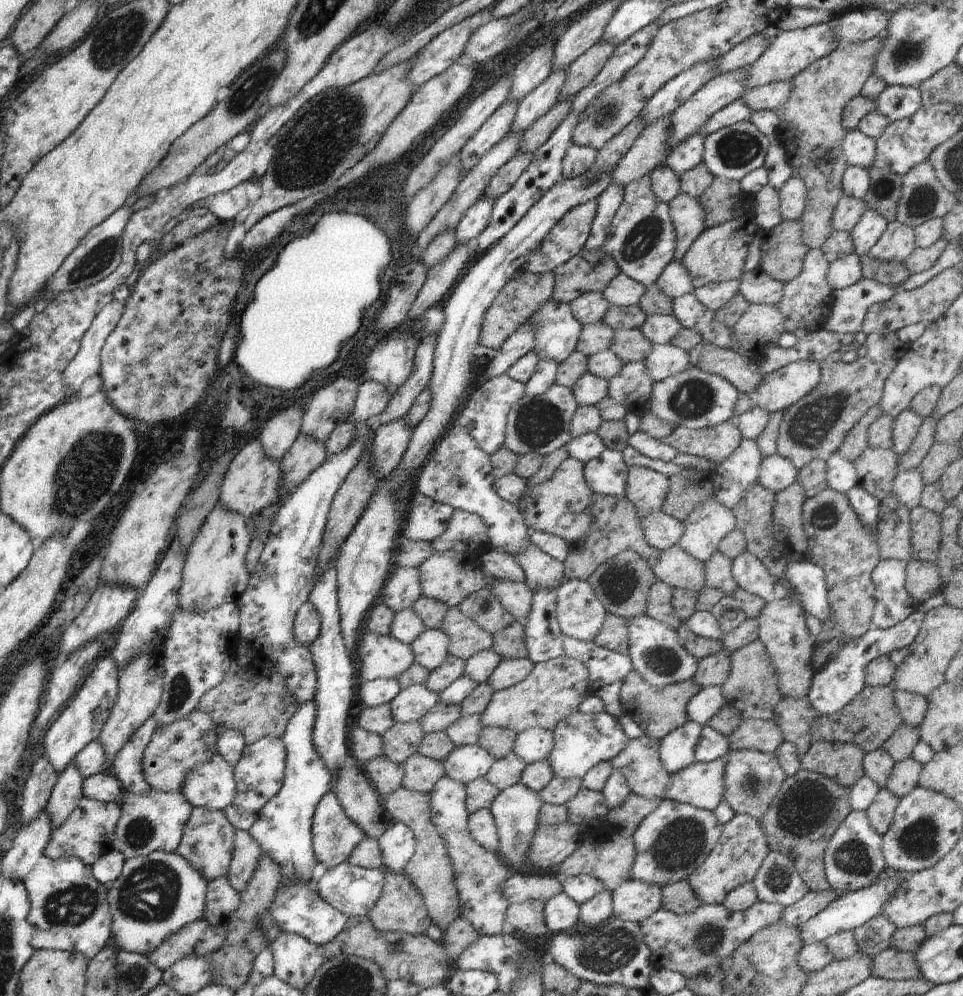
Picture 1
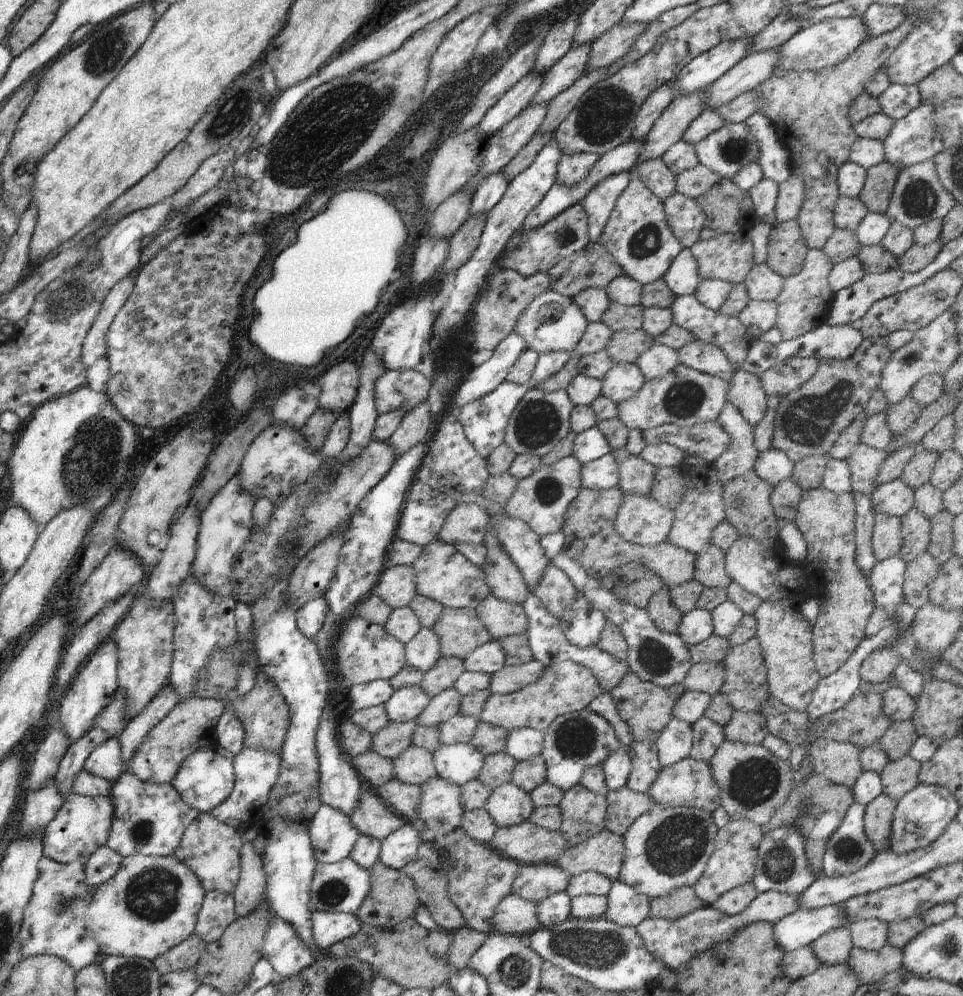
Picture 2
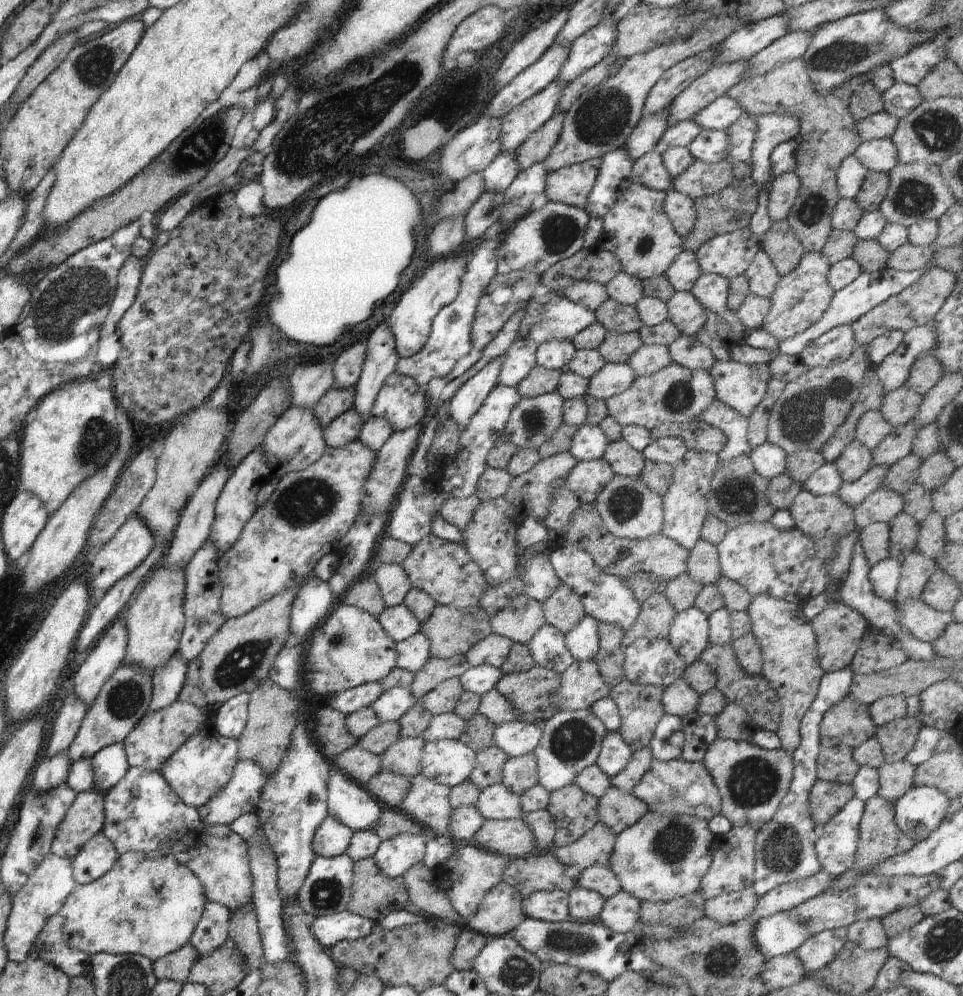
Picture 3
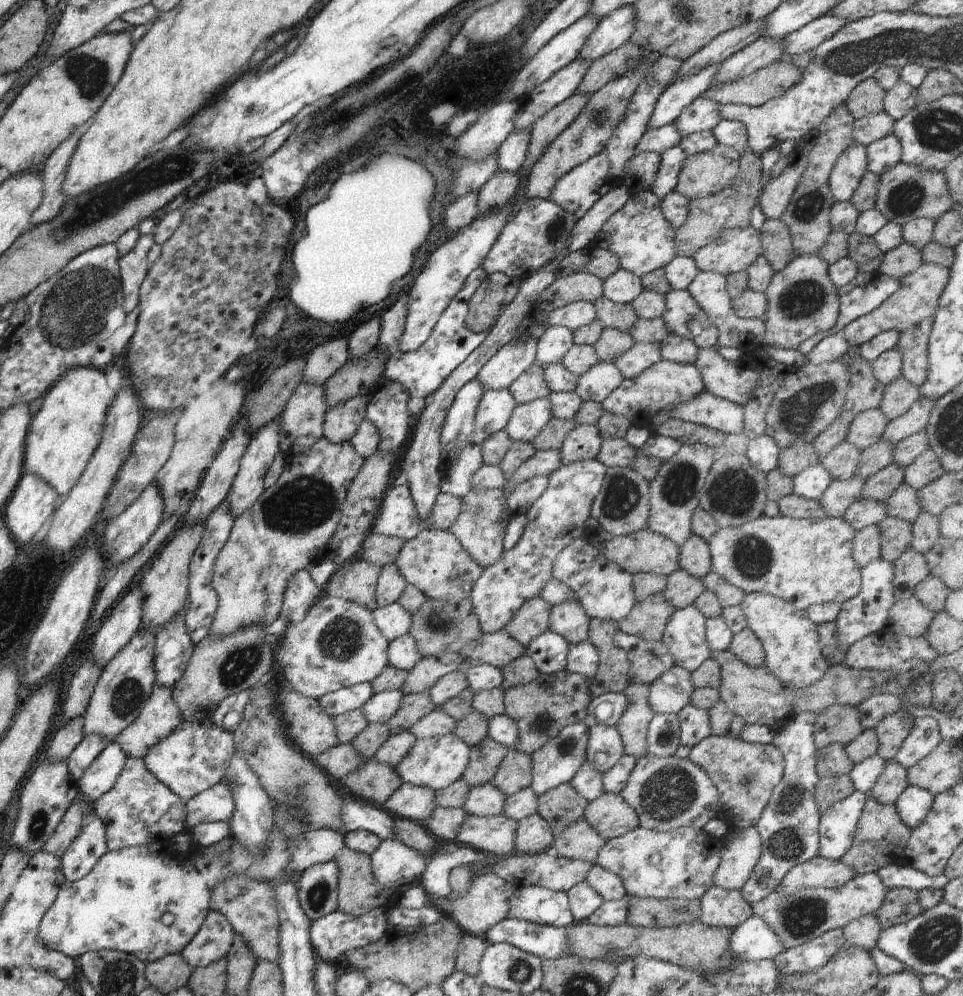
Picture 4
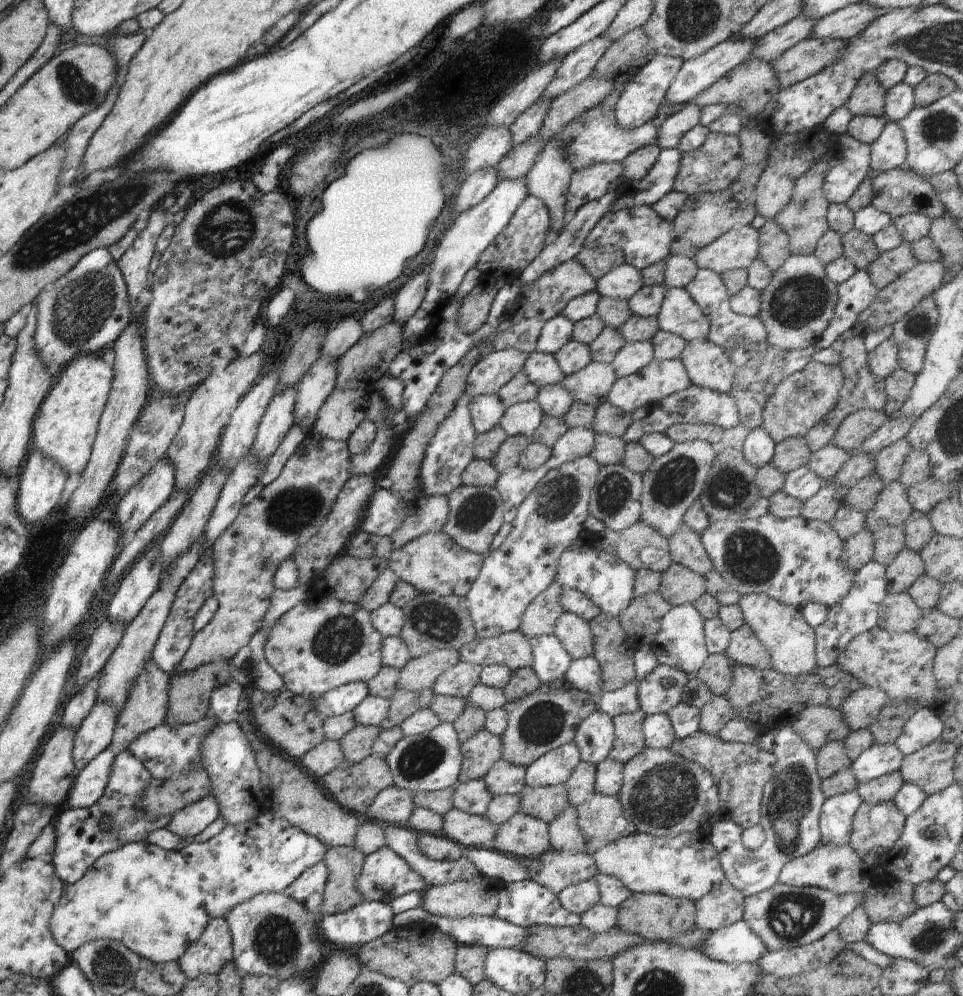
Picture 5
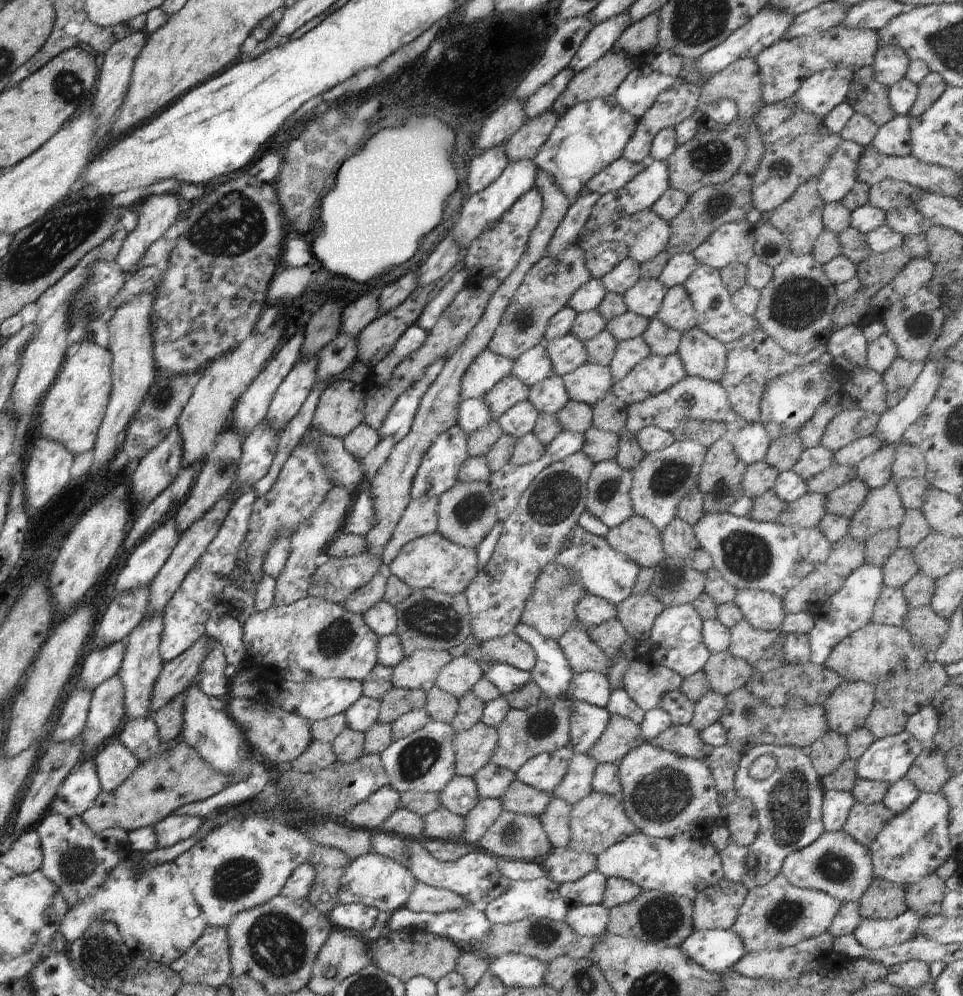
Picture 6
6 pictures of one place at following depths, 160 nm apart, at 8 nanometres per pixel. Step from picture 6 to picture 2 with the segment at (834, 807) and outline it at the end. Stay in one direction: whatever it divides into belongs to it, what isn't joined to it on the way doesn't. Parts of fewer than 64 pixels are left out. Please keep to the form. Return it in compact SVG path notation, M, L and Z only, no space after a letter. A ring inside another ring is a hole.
M854 802L846 811L838 828L827 838L825 853L823 854L823 874L827 877L846 876L866 866L878 852L880 846L874 846L864 832L865 806Z

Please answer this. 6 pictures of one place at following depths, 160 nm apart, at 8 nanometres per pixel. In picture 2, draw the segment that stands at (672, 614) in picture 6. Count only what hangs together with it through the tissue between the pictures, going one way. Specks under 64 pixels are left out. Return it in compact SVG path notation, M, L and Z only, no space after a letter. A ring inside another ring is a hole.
M698 608L688 611L680 619L676 634L683 640L686 648L700 644L713 634L711 611Z

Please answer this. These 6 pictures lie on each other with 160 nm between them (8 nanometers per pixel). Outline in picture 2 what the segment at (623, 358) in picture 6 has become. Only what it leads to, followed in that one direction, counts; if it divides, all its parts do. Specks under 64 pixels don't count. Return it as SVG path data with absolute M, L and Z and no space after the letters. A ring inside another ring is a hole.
M655 342L635 360L635 363L645 380L649 381L669 373L679 363L679 358L677 350Z

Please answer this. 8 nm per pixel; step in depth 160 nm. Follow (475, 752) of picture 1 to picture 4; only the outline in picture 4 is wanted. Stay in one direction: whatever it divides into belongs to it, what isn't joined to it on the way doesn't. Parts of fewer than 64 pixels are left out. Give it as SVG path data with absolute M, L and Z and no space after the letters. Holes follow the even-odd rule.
M452 733L438 738L417 739L412 750L408 750L406 758L402 758L402 762L396 766L395 770L404 783L412 783L437 791L446 789L460 780L469 760L470 748Z

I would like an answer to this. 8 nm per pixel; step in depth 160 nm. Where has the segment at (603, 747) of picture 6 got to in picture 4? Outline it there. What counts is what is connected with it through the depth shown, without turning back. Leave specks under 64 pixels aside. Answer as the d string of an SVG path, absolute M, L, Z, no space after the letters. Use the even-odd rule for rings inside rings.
M630 684L624 688L623 694L628 700L628 707L615 728L624 744L624 755L639 759L648 754L648 728L656 716L648 702L650 685Z

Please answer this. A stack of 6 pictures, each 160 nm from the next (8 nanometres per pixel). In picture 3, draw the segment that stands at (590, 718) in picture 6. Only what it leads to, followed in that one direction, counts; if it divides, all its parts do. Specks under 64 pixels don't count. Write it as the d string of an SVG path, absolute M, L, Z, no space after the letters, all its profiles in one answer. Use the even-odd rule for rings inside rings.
M609 731L602 742L602 750L600 750L596 765L608 778L614 778L628 766L632 754L632 748L624 742L619 732Z

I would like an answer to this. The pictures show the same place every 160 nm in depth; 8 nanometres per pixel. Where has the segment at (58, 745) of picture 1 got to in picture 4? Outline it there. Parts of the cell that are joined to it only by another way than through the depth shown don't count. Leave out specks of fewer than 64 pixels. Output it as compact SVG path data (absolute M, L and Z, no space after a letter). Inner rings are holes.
M134 586L117 601L102 628L96 632L89 656L101 671L138 632L142 622L142 604L142 588Z

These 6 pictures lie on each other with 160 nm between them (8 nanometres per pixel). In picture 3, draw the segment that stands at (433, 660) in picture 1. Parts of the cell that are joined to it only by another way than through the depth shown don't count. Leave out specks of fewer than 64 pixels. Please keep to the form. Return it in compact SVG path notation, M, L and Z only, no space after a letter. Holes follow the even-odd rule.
M422 631L412 637L396 643L396 667L416 673L430 660L430 640Z

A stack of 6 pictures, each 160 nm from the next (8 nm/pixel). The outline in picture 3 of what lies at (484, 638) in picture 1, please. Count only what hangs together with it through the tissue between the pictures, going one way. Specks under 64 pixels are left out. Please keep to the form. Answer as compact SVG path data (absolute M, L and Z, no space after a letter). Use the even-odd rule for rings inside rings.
M437 605L428 621L420 624L421 631L430 640L431 657L448 659L465 655L472 646L492 633L489 618L488 612L479 607L459 609Z

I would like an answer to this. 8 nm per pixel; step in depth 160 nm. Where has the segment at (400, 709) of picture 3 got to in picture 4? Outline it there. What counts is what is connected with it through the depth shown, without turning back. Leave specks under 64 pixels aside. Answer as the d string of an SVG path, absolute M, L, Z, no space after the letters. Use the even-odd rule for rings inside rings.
M386 690L375 693L361 710L368 723L388 723L400 710L403 694L401 690Z

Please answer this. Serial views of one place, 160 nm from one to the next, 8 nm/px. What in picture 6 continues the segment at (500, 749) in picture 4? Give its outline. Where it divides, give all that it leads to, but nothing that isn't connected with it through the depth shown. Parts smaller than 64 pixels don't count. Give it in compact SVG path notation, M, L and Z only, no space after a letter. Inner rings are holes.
M481 720L468 730L455 732L451 747L455 754L456 775L473 777L488 765L498 739L497 728L486 726Z

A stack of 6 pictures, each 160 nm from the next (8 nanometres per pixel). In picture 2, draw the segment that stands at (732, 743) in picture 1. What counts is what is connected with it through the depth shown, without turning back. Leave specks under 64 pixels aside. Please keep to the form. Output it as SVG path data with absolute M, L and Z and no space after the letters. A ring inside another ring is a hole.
M733 708L730 720L723 726L723 733L732 742L760 745L769 730L760 713Z

